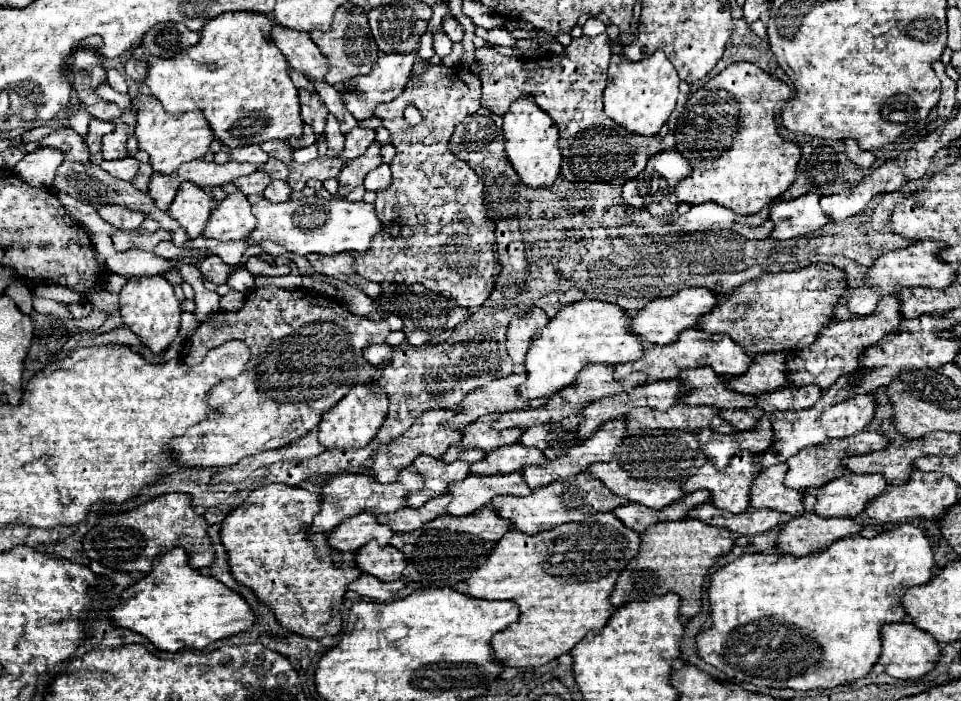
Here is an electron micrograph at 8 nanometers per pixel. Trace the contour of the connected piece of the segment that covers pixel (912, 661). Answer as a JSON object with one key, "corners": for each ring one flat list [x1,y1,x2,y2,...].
{"corners":[[894,622,894,624,886,624,882,628,882,654,880,654,880,664,884,666,886,674,890,674,892,678,900,678,900,680,910,680,910,678,920,678,924,674,928,674,938,658,940,658,940,644,934,640,934,636,916,630,916,626,912,622]]}

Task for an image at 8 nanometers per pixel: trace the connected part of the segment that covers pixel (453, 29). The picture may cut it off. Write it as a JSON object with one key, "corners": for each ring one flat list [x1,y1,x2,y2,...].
{"corners":[[450,14,444,16,444,20,442,20,442,30,448,34,448,38,450,38,452,42,460,42,460,40,464,38,464,28,462,28,462,24,460,24,456,18,452,18]]}

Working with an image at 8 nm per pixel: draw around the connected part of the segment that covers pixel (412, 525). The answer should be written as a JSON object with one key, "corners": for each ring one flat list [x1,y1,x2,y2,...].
{"corners":[[422,506,422,508,402,508,392,514,382,514,376,520,380,524,390,526,394,532,414,532,420,526,424,526,426,522,434,520,436,516,438,516,436,512,426,510,426,506]]}

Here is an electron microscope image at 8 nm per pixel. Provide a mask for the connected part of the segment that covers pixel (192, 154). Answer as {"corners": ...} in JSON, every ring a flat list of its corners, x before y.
{"corners":[[140,94,136,100,132,100,132,106,136,108,138,118,136,126,138,148,150,156,150,166,154,168,154,172,174,174,180,168,180,164,204,158,206,152,210,150,210,142,214,140,214,136,210,134,202,114,190,112,182,114,180,118,170,116,162,110,162,104,156,102,156,98,150,94]]}

